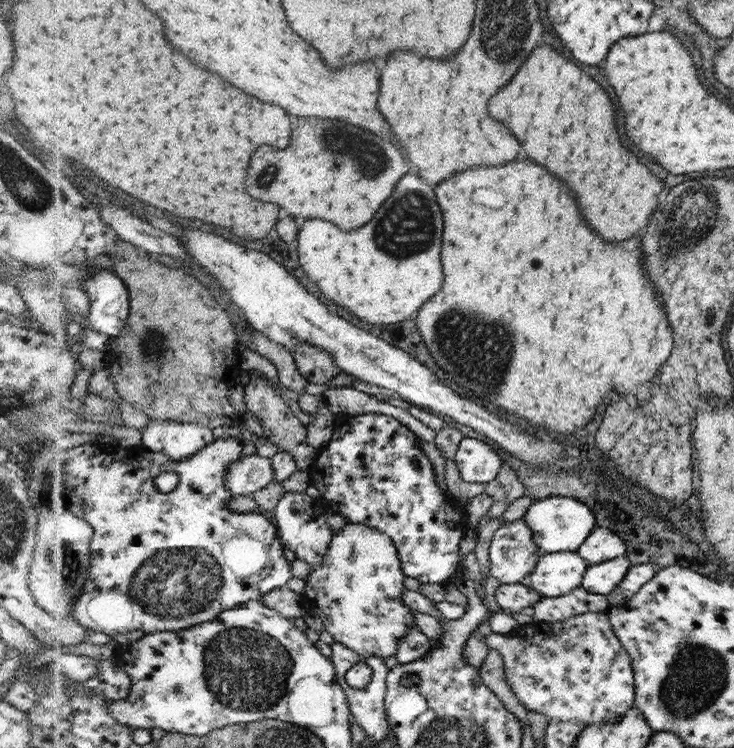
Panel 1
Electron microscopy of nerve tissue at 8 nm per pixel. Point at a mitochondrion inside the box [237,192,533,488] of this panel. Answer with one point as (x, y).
(478, 349)

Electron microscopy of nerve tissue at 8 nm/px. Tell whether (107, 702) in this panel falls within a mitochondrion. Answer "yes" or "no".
no

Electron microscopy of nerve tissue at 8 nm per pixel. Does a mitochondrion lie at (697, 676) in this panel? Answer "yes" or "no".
yes

